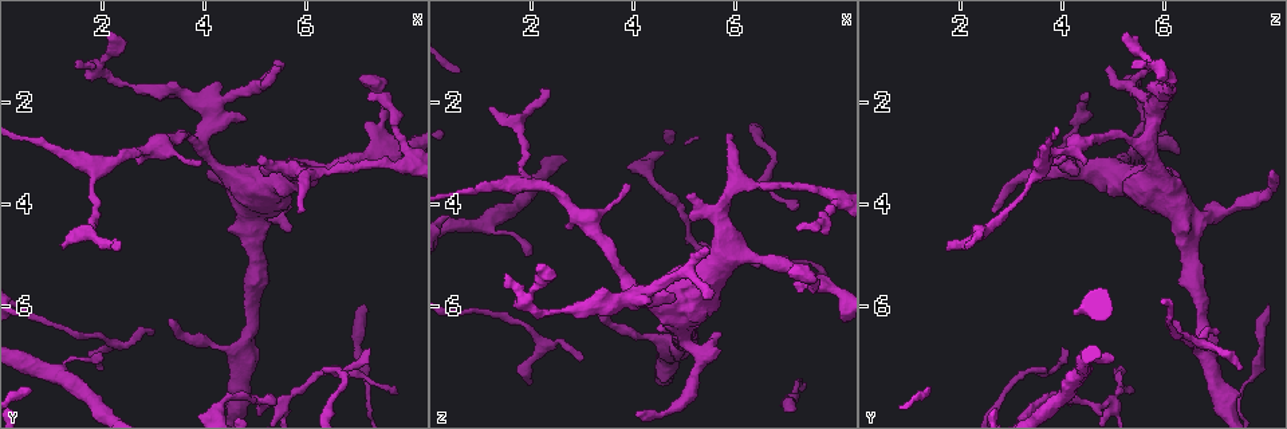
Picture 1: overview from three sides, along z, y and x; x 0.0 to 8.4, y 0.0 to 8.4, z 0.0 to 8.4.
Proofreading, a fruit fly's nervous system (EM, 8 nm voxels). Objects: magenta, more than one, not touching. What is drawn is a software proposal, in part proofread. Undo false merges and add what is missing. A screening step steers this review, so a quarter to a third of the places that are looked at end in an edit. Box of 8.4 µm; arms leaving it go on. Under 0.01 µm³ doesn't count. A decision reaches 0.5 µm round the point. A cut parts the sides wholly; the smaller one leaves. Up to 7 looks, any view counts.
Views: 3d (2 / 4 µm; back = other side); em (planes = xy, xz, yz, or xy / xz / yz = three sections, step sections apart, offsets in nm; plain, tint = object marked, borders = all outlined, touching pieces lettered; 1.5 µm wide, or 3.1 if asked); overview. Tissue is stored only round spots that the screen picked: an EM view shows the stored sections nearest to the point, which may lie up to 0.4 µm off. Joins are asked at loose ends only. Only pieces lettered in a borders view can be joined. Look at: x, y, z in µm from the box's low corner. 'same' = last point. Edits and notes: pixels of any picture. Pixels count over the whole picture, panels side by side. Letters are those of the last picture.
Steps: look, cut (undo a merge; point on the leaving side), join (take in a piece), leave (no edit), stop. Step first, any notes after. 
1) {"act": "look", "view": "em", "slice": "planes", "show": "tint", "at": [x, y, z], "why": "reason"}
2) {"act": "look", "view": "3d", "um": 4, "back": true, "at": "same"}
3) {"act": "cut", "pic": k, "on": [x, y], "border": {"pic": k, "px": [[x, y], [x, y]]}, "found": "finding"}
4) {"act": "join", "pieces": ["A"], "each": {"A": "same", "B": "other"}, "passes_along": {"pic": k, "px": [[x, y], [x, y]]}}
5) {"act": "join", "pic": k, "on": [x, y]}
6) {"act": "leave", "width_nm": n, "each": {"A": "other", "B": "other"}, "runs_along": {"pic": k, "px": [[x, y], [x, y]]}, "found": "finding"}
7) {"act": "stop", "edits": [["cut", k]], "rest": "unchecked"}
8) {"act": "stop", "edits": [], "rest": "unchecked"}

{"act": "look", "view": "3d", "um": 2, "back": true, "at": [1.25, 4.75, 2.05], "why": "free end"}

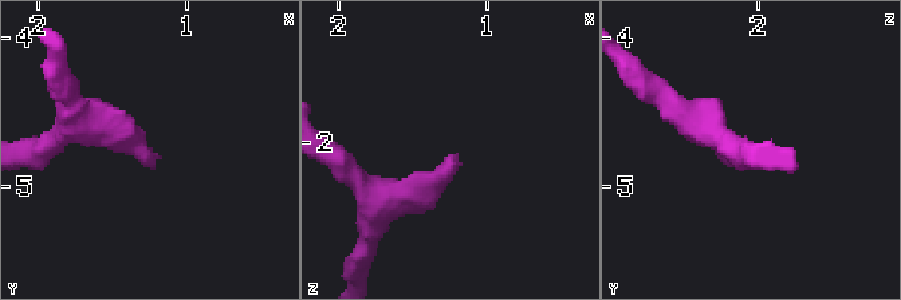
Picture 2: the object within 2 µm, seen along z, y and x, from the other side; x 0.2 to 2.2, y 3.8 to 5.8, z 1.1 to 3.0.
{"act": "look", "view": "em", "slice": "xz", "step": 8, "show": "tint", "at": [1.20, 4.78, 2.08], "why": "shape alone is not enough"}

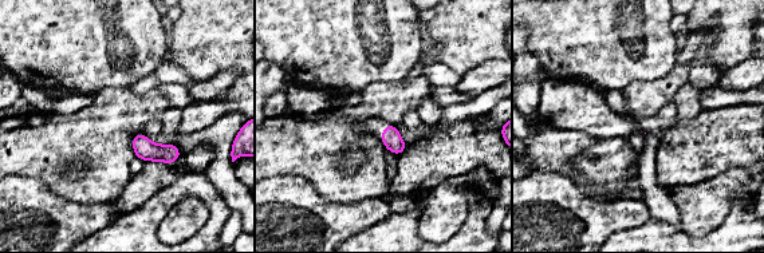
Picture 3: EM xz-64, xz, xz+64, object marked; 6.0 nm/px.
{"act": "look", "view": "em", "slice": "xz", "step": 8, "show": "borders", "at": "same", "why": "what lies round it"}

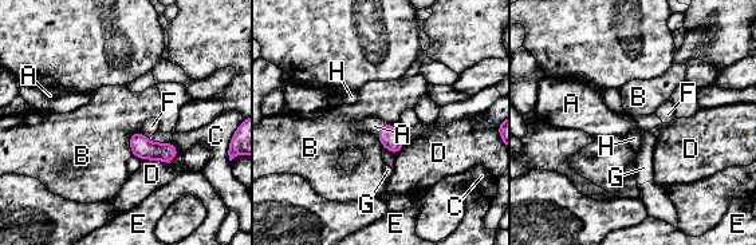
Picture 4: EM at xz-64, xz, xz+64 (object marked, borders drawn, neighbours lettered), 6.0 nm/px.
{"act": "join", "pieces": ["A"], "each": {"A": "same", "B": "other", "C": "other", "D": "other", "E": "other", "F": "other", "G": "other", "H": "other"}, "passes_along": {"pic": 4, "px": [[389, 138], [382, 129], [374, 126]]}, "found": "the neuron continues"}

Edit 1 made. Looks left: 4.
{"act": "look", "view": "overview"}

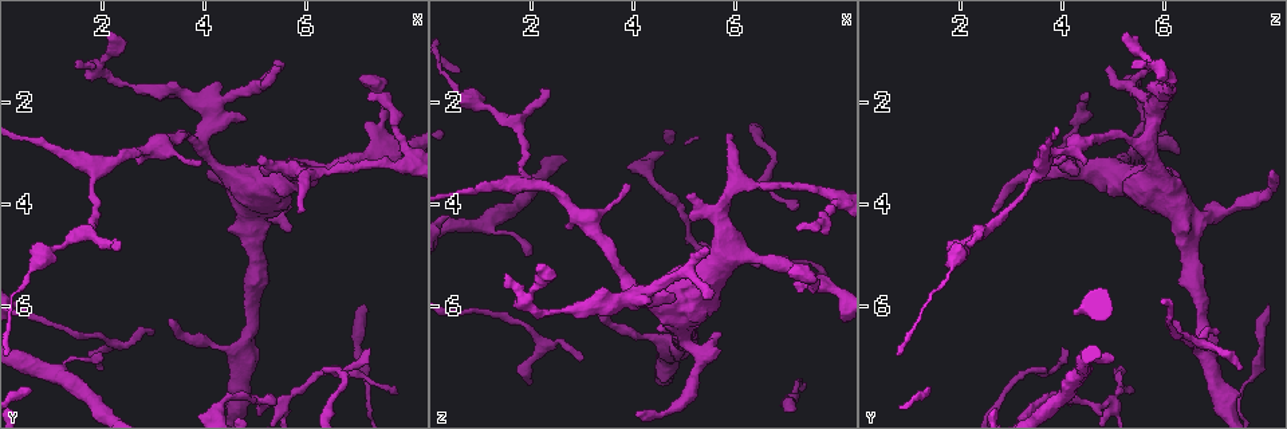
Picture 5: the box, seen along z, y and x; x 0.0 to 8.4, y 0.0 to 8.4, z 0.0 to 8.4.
{"act": "look", "view": "em", "slice": "planes", "show": "tint", "at": [1.90, 1.35, 5.90], "why": "arms part here"}

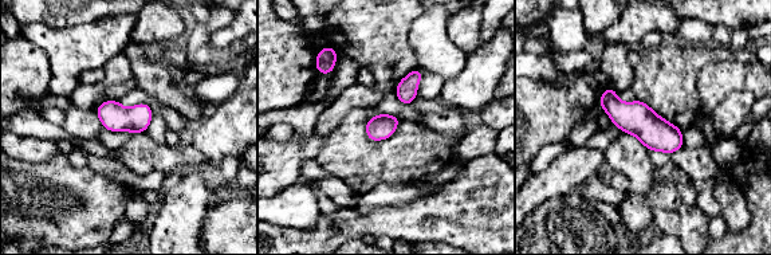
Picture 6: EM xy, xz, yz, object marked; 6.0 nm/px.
{"act": "look", "view": "em", "slice": "planes", "show": "borders", "at": "same", "why": "see the neighbours"}

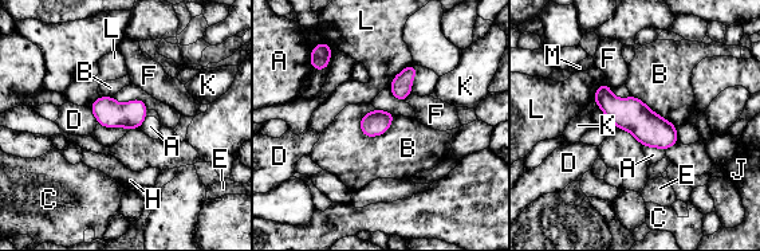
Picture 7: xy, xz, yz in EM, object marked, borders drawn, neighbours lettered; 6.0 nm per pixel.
{"act": "leave", "each": {"A": "other", "B": "other", "C": "other", "D": "other", "E": "other", "F": "other", "H": "other", "J": "other", "K": "other", "L": "other", "M": "other"}, "border": {"pic": 7, "px": [[644, 145], [664, 151]]}, "found": "one neuron here"}

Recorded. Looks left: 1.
{"act": "stop", "edits": [["join", 4]], "rest": "unchecked"}

